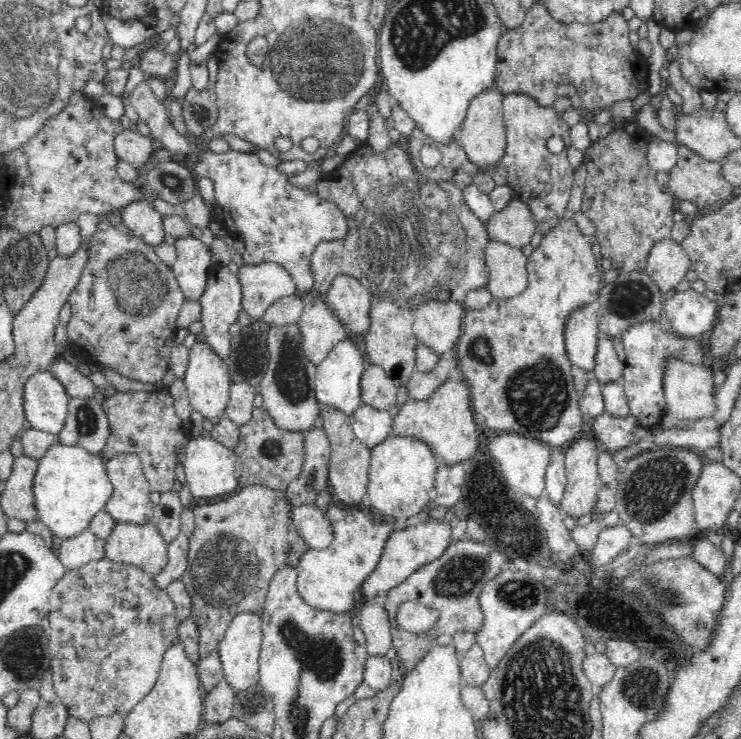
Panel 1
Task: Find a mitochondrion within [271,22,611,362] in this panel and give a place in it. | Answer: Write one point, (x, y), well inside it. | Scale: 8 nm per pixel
(410, 235)

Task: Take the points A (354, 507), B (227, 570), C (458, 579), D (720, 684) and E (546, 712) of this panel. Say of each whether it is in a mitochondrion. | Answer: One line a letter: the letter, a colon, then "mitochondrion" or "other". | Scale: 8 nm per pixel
A: other
B: mitochondrion
C: mitochondrion
D: other
E: mitochondrion

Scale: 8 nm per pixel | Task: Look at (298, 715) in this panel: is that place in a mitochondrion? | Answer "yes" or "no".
yes

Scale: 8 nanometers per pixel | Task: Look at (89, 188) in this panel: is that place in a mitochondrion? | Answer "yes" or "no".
no

